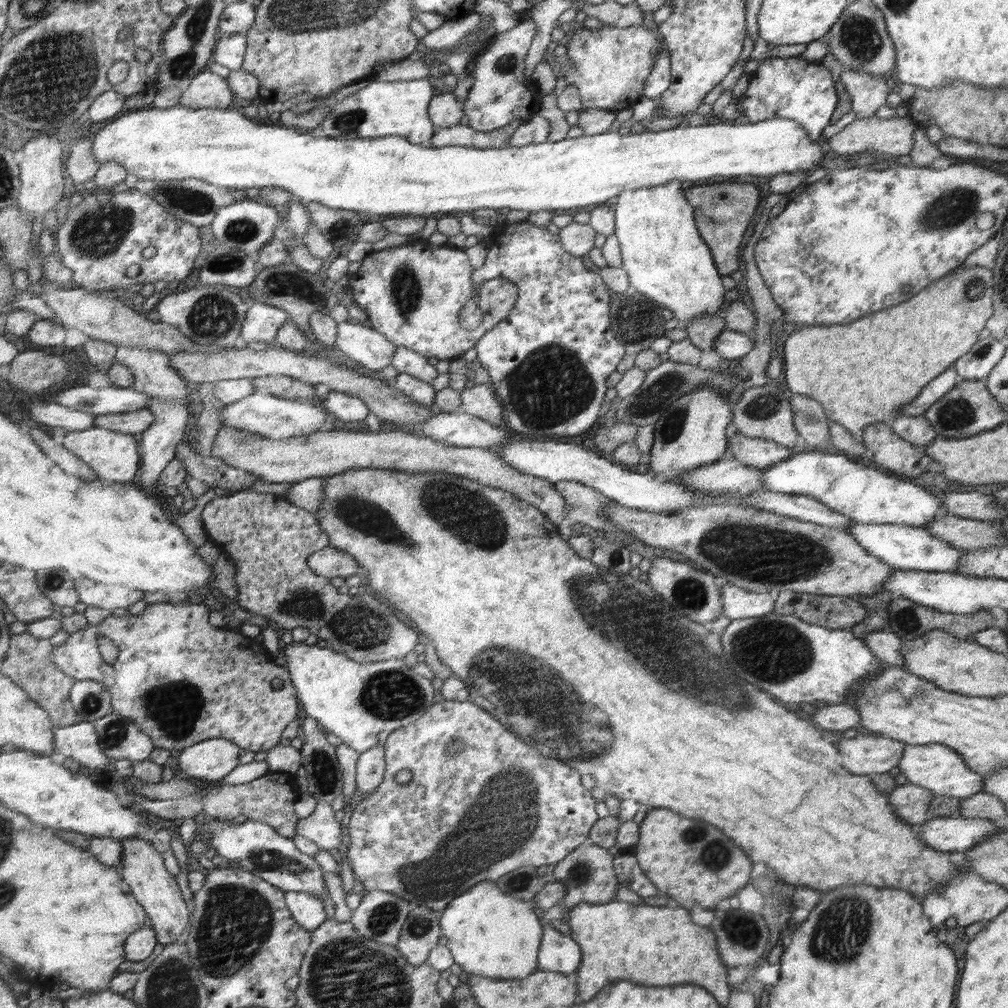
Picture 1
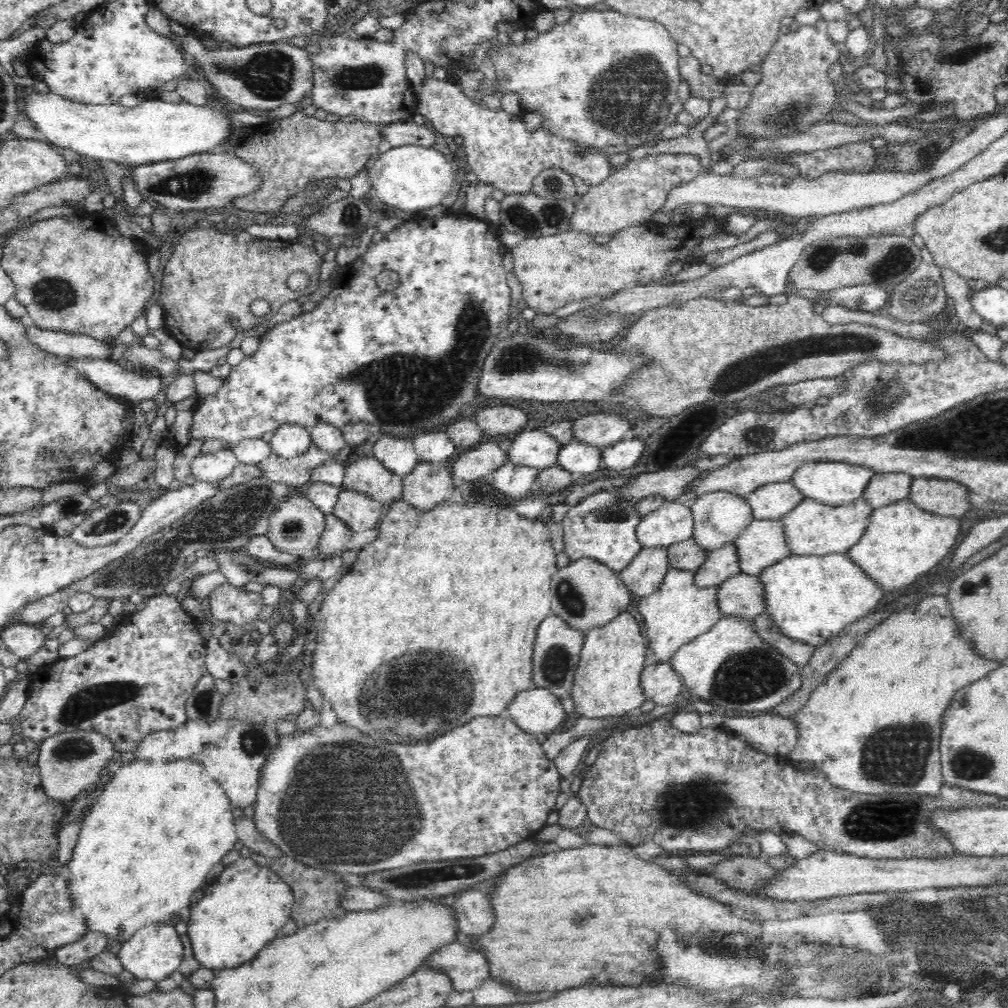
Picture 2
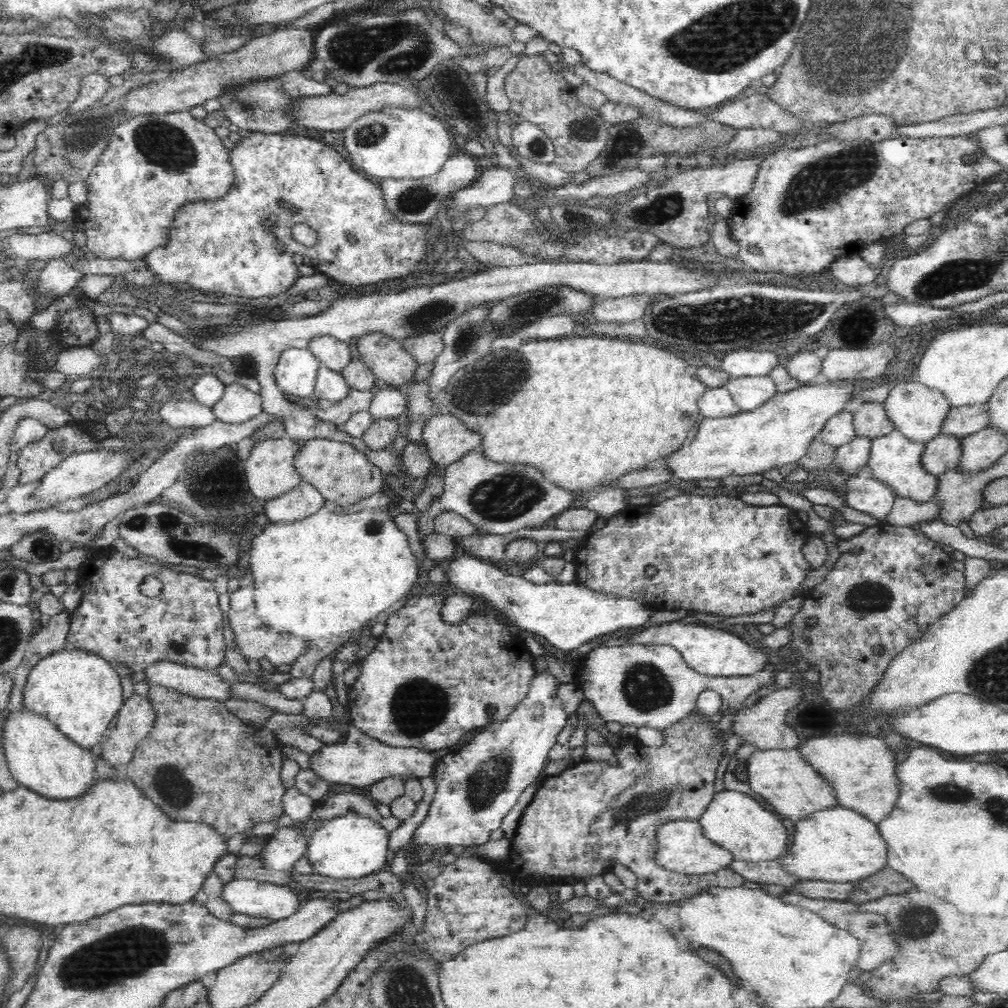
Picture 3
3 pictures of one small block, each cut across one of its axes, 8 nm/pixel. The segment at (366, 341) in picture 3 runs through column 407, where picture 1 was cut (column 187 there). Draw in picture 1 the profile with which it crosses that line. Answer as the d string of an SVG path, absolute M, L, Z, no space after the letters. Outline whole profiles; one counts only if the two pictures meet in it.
M272 344L264 349L244 347L242 349L218 349L218 351L184 351L172 355L172 366L182 374L182 378L194 385L198 382L217 384L224 380L236 380L239 378L254 378L272 375L288 375L295 379L307 381L317 386L326 384L331 390L348 393L361 398L372 414L381 421L389 421L396 425L419 425L432 417L432 406L416 404L409 396L398 390L391 382L383 382L376 377L360 375L346 366L332 363L332 359L308 357L303 353L297 353Z

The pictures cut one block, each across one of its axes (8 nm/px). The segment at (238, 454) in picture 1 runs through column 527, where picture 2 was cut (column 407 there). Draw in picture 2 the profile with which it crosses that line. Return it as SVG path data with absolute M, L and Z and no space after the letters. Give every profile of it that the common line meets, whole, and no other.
M419 462L412 472L403 476L401 500L420 511L436 508L442 500L449 500L455 490L450 468L439 462Z

